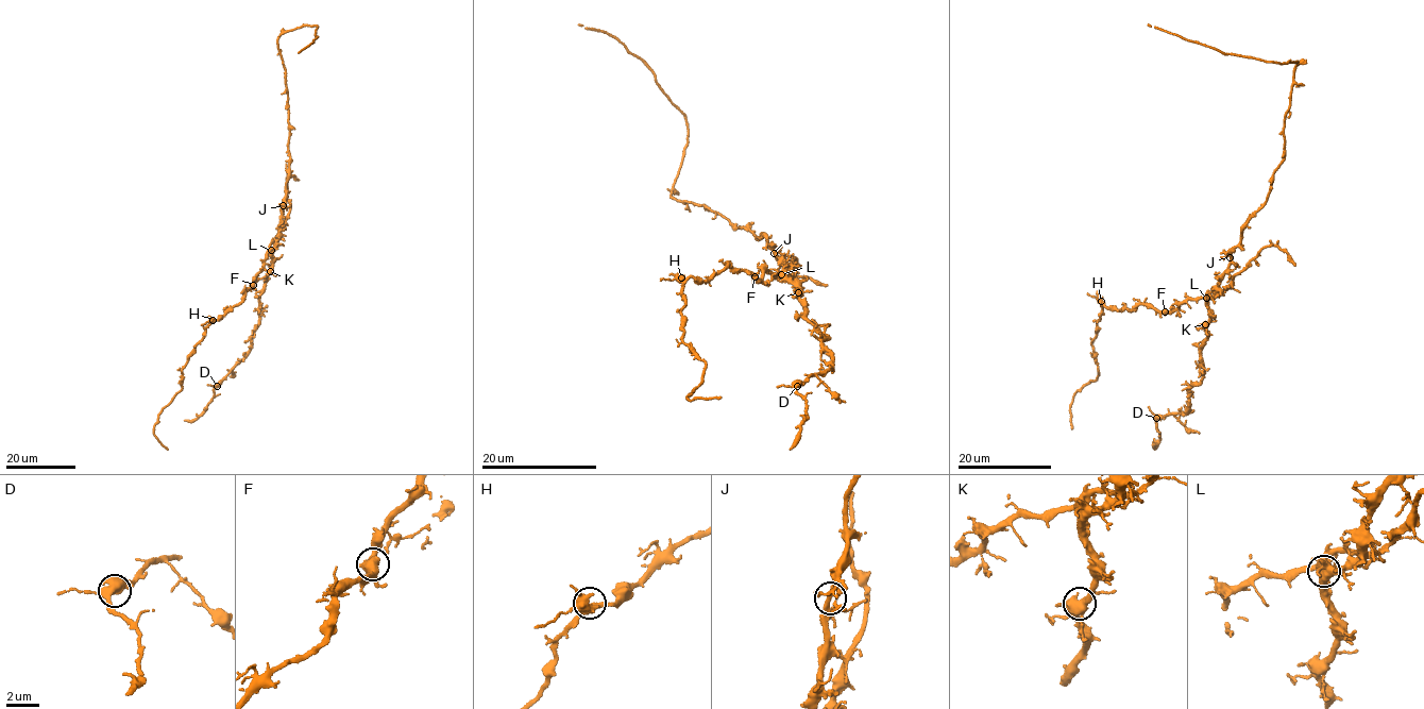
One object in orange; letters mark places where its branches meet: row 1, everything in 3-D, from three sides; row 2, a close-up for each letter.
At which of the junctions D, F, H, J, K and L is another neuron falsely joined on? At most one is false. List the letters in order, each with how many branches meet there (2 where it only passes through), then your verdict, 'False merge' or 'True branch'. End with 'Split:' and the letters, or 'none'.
D: Branches: 3. True branch
F: Branches: 2. True branch
H: Branches: 4. True branch
J: Branches: 3. True branch
K: Branches: 4. True branch
L: Branches: 5. False merge
Split: L

